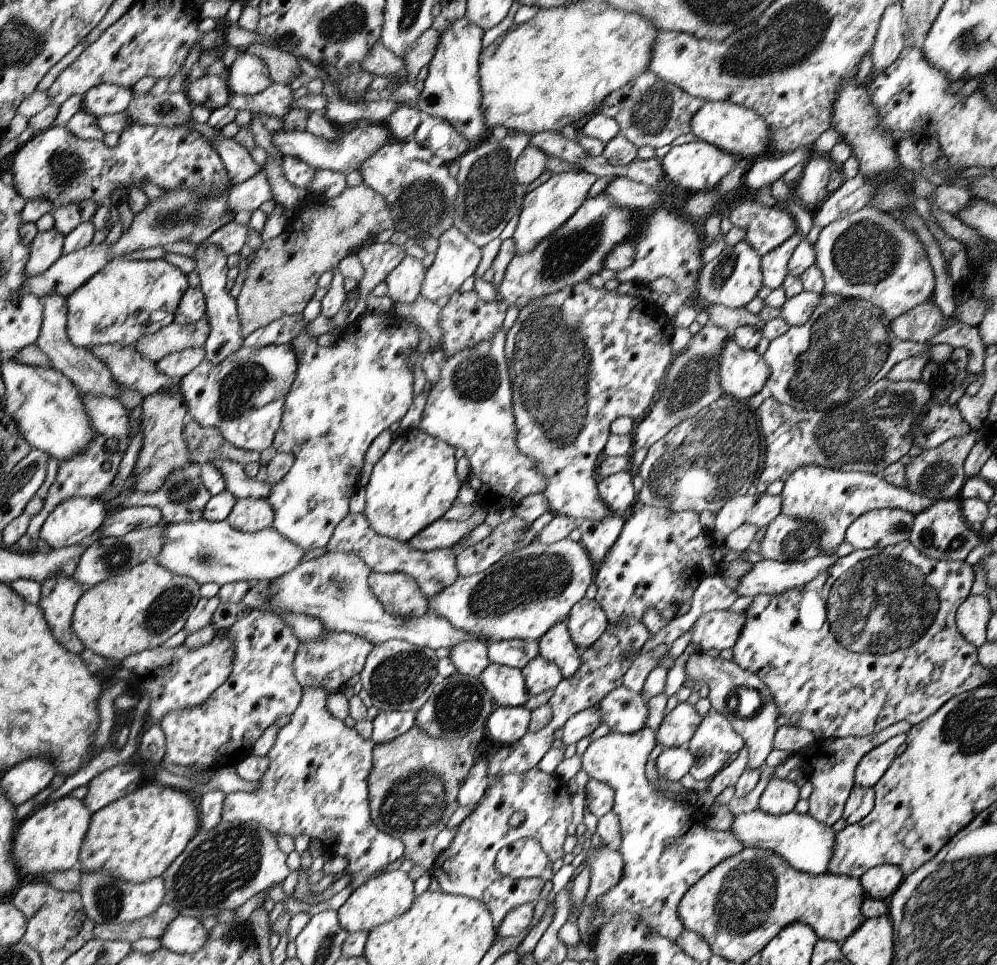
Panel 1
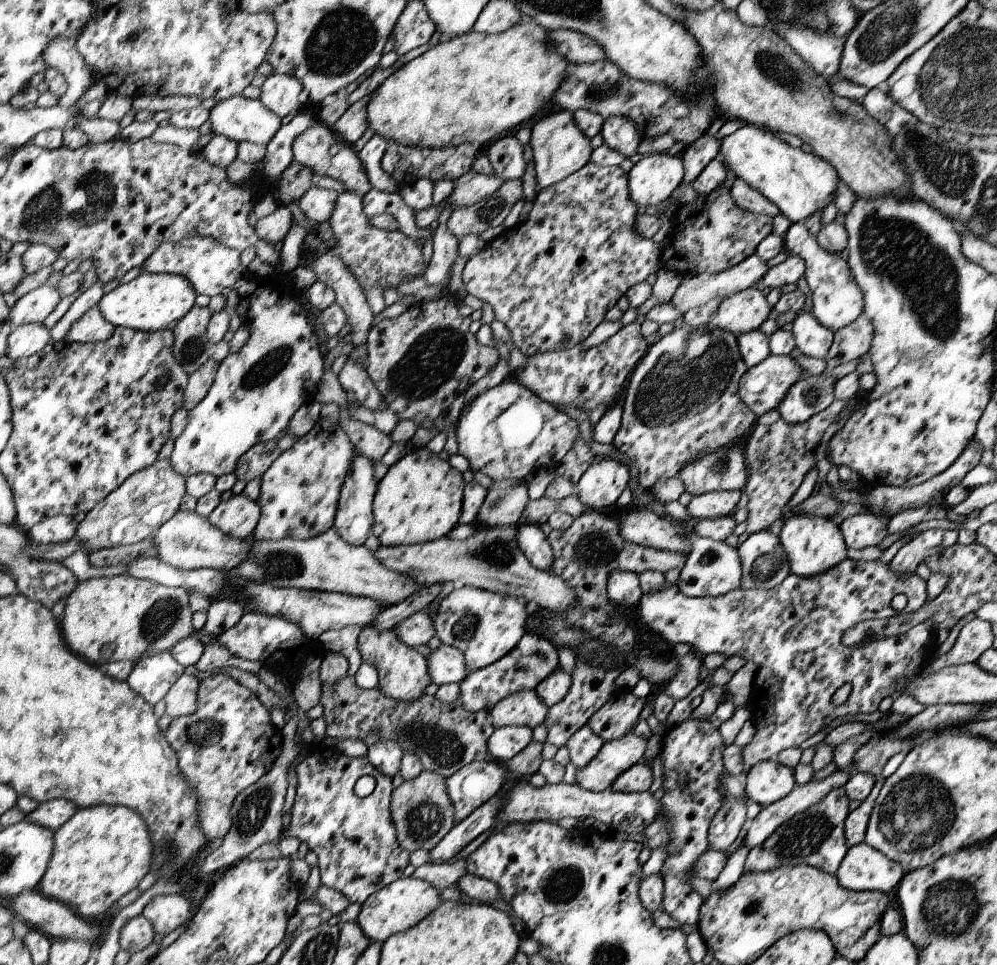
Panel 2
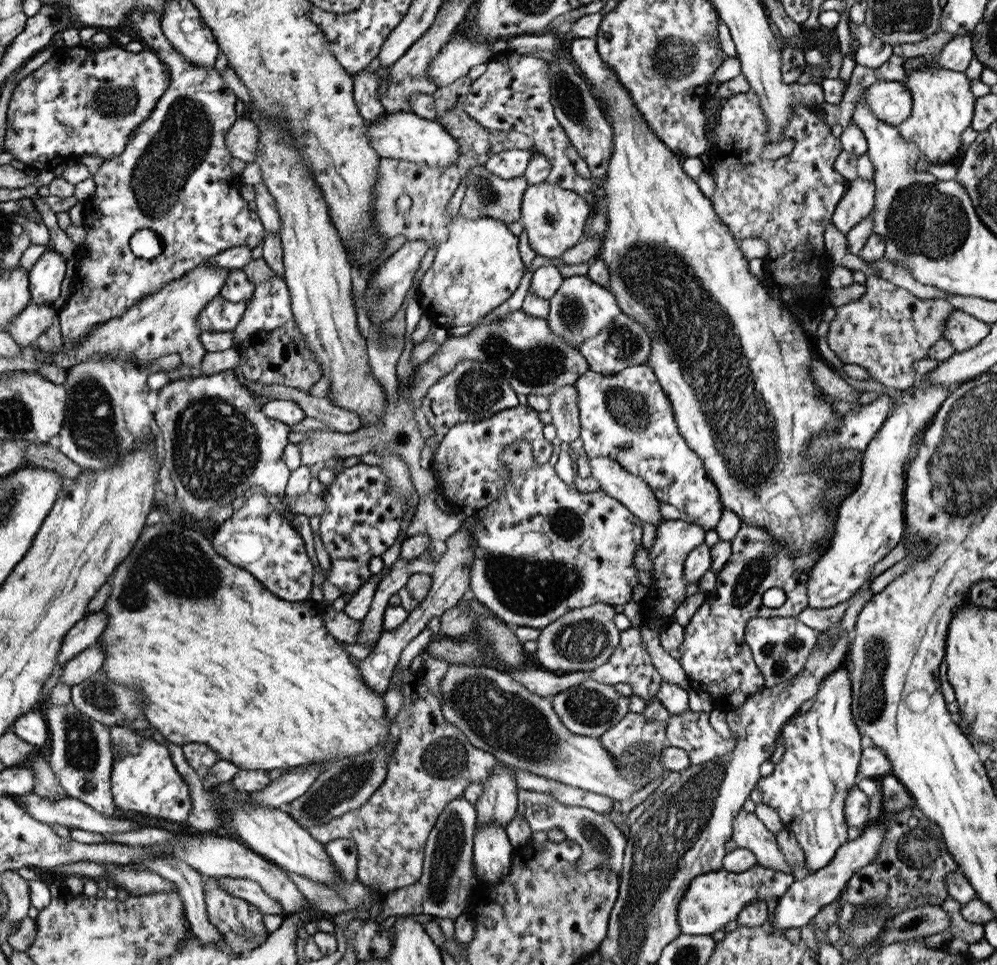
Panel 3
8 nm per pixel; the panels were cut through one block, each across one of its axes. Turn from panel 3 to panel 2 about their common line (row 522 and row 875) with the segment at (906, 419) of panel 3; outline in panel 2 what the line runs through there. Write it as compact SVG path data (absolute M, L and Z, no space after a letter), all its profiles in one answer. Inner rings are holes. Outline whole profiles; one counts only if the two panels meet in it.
M863 842L848 850L836 872L836 879L840 886L850 891L886 894L900 885L905 874L898 862Z

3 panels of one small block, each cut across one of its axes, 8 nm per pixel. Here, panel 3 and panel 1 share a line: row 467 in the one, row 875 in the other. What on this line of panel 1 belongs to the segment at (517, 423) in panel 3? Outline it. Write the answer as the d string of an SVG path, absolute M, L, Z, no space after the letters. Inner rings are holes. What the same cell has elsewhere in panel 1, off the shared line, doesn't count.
M537 768L524 774L506 774L490 780L478 800L478 806L458 826L452 844L440 852L434 861L430 868L432 878L438 880L445 893L481 899L491 912L495 930L498 930L512 908L536 903L546 884L540 878L513 879L500 874L495 867L498 852L518 839L532 837L540 842L550 862L562 859L565 855L562 846L567 837L566 830L572 822L571 795L567 782L554 773L546 774ZM514 812L524 814L524 822L516 828L510 826L510 816Z

